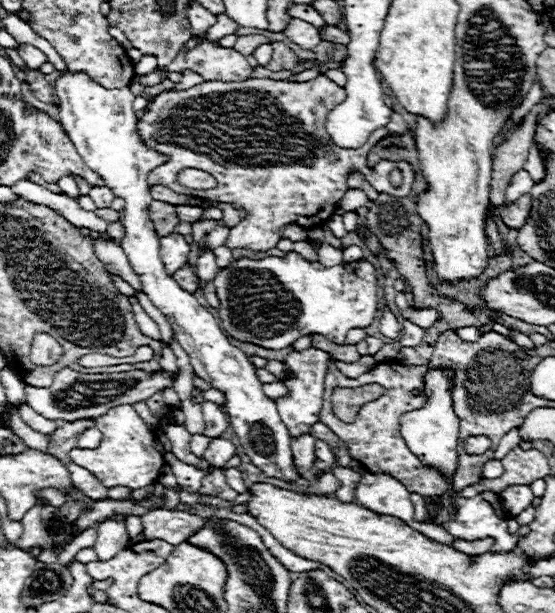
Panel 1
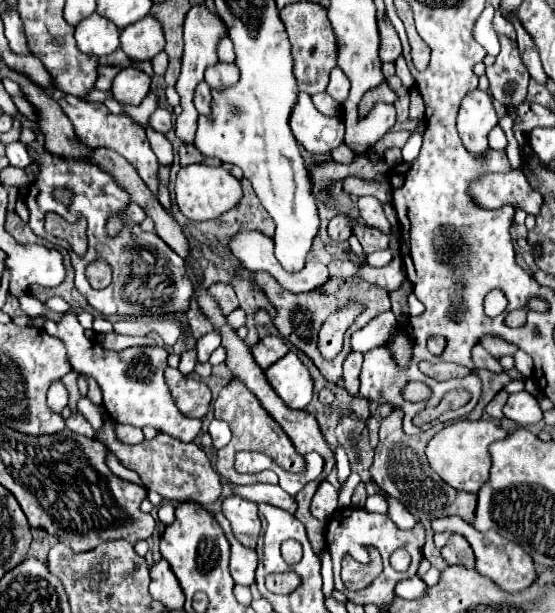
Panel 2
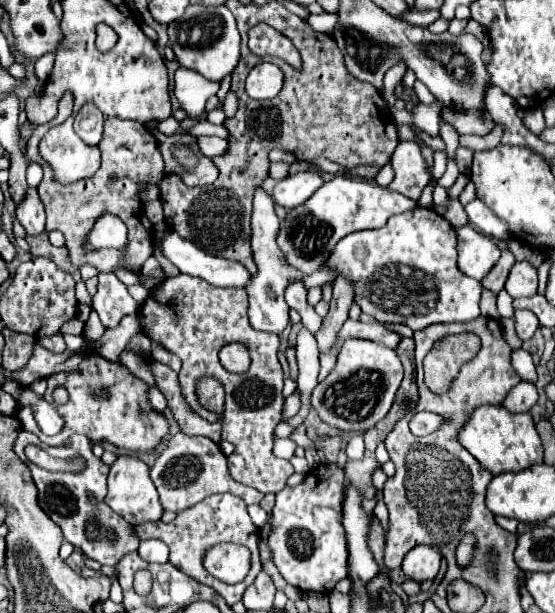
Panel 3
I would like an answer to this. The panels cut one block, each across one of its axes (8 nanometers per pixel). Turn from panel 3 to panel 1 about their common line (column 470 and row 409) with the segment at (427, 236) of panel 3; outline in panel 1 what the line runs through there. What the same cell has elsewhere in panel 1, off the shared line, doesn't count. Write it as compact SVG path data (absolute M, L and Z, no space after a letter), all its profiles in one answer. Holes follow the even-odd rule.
M308 348L308 350L302 350L302 352L290 352L284 360L288 370L292 372L292 376L288 380L284 380L290 394L284 396L284 398L278 398L276 406L278 406L278 414L280 414L282 422L286 424L290 436L310 434L312 424L316 424L320 420L324 378L326 378L326 372L328 372L328 358L330 358L328 352L324 352L320 348Z

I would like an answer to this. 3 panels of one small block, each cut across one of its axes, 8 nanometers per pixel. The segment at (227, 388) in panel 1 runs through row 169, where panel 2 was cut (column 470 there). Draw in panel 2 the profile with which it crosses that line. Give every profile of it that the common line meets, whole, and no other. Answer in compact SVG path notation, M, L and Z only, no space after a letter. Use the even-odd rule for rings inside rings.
M474 88L470 90L460 104L458 112L458 134L464 142L464 148L474 158L484 158L490 150L488 132L498 124L498 116L492 106L492 98L488 92Z

